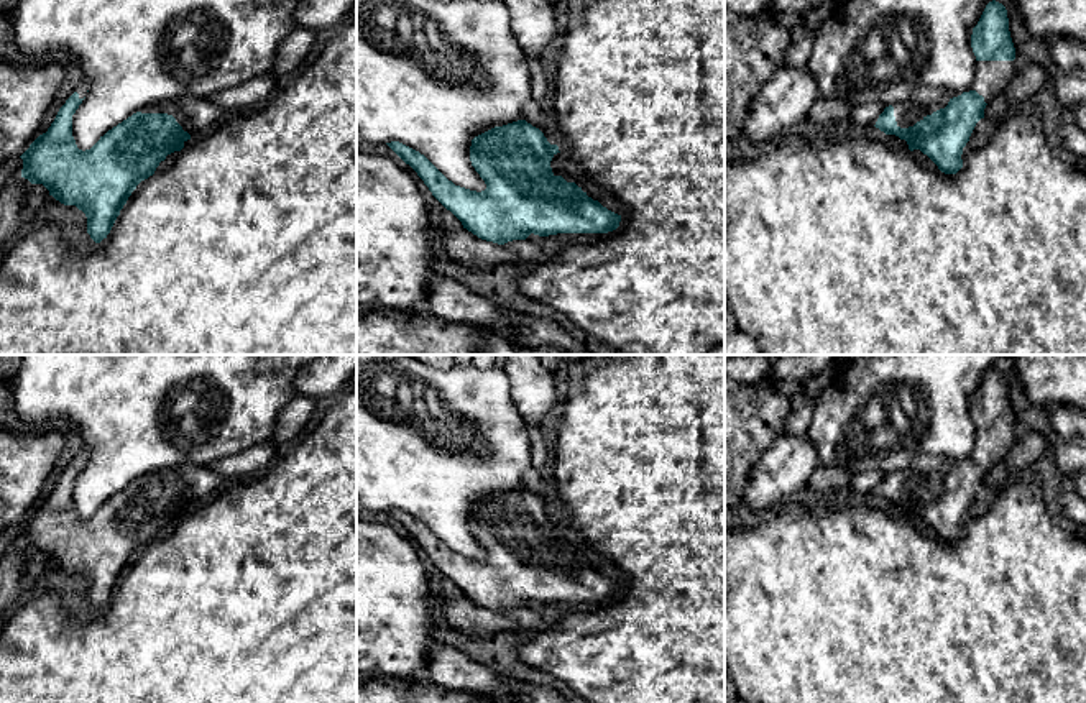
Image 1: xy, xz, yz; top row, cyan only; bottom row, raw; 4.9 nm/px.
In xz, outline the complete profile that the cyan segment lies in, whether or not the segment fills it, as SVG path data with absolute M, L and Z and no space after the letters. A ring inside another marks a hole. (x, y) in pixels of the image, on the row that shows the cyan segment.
M526 120L495 126L472 140L470 161L486 184L481 192L455 186L419 151L399 141L386 145L417 172L432 195L462 222L463 228L481 240L504 245L526 240L531 233L539 237L608 233L619 227L621 215L588 197L580 169Z

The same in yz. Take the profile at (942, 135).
M992 0L986 5L973 28L971 48L978 62L969 90L953 94L943 89L922 87L907 100L886 107L874 125L886 133L886 140L894 146L904 151L920 149L945 174L956 174L963 168L963 148L976 123L984 118L986 105L1004 94L1015 74L1015 48L1009 31L1007 10L1002 3Z

